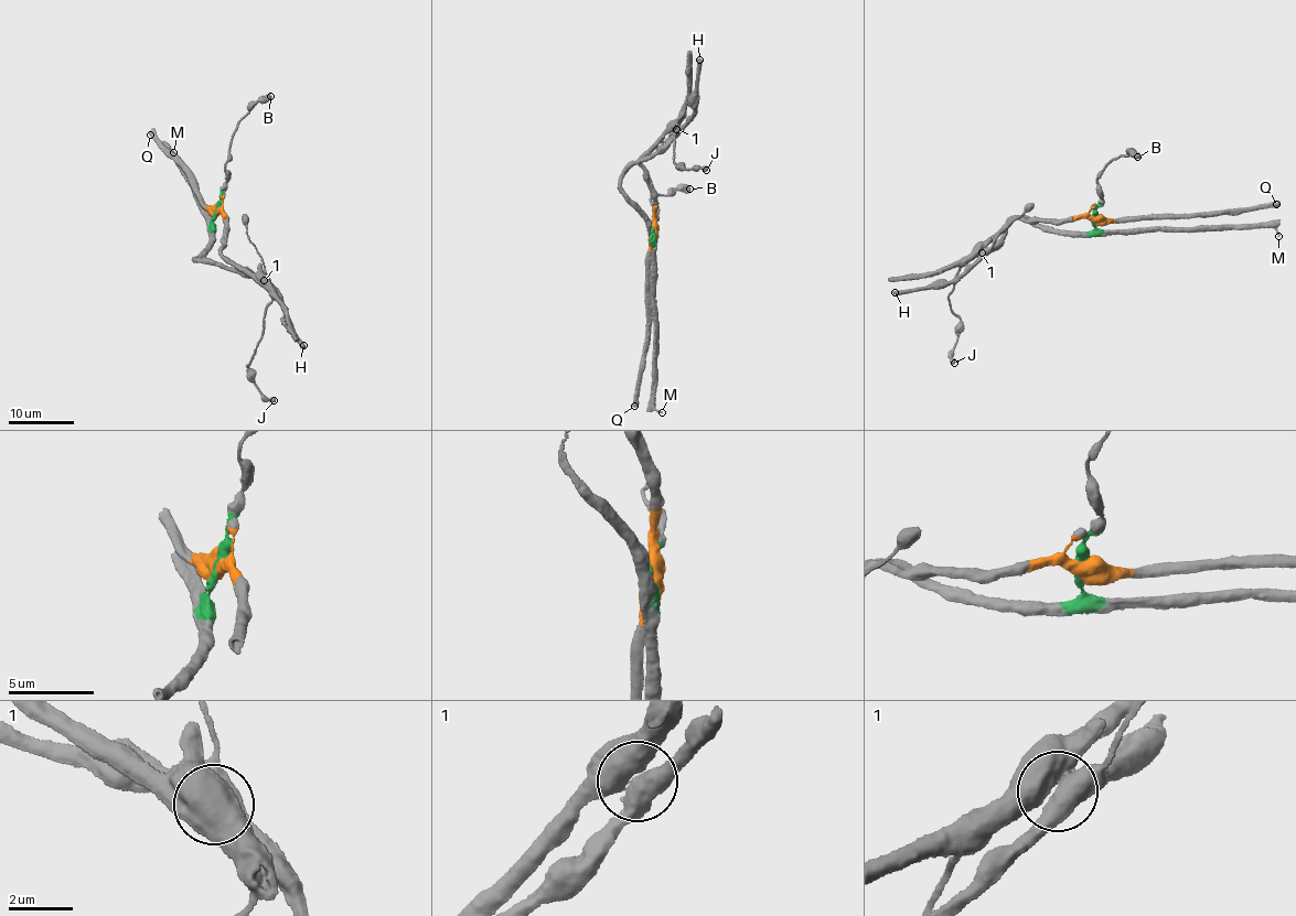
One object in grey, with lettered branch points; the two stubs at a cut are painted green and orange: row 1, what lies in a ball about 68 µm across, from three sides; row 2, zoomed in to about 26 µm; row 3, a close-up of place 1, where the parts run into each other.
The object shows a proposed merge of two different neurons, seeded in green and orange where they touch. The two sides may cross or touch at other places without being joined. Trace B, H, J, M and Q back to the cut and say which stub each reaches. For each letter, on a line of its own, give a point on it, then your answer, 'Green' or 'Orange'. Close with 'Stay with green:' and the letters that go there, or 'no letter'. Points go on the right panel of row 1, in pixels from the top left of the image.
B: Place: (1137, 157). Green
H: Place: (895, 292). Green
J: Place: (954, 363). Orange
M: Place: (1278, 236). Green
Q: Place: (1276, 204). Orange
Stay with green: B, H, M

